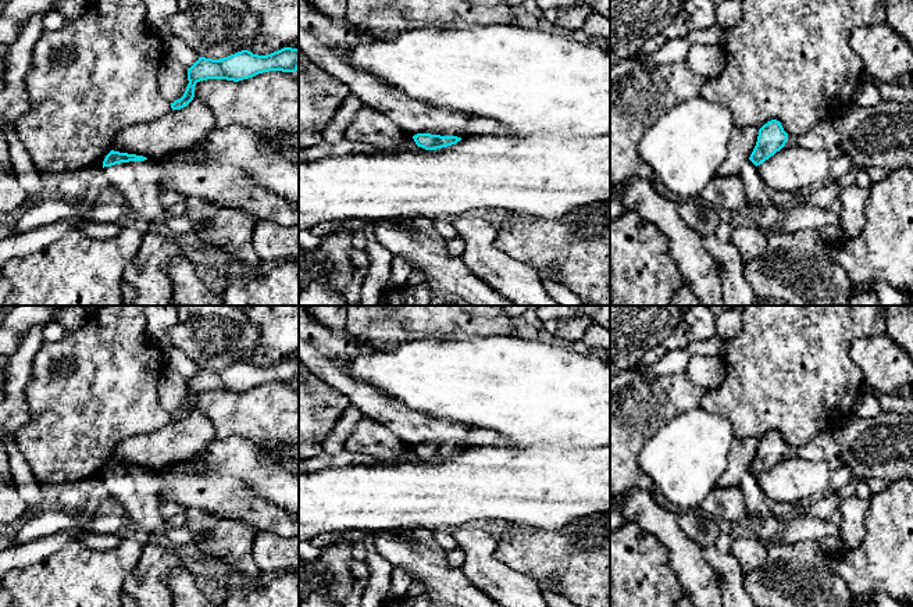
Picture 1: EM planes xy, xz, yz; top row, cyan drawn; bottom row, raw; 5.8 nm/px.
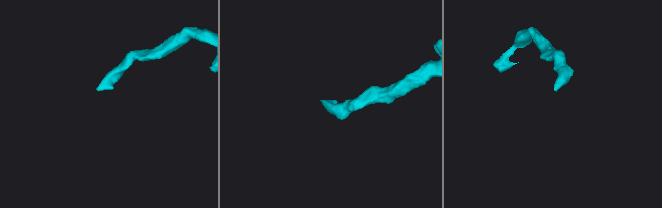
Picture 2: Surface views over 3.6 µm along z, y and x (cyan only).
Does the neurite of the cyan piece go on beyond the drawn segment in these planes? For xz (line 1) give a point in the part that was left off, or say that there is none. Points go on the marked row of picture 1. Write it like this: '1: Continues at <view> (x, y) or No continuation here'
1: Continues at xz (462, 134)

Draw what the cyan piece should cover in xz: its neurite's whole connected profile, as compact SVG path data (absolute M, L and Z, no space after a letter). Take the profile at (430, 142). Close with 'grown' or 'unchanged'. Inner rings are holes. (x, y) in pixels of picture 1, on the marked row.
M438 128L427 131L425 133L417 133L413 136L416 144L425 150L436 150L456 144L463 138L468 136L468 131L457 128Z | grown

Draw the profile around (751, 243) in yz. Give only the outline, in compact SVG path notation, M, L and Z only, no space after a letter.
M755 224L735 226L732 231L734 246L738 249L743 264L752 263L767 251L767 239Z

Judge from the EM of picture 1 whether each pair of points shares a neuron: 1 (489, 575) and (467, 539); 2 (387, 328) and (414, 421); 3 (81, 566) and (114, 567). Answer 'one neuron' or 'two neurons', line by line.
1: one neuron
2: two neurons
3: one neuron

